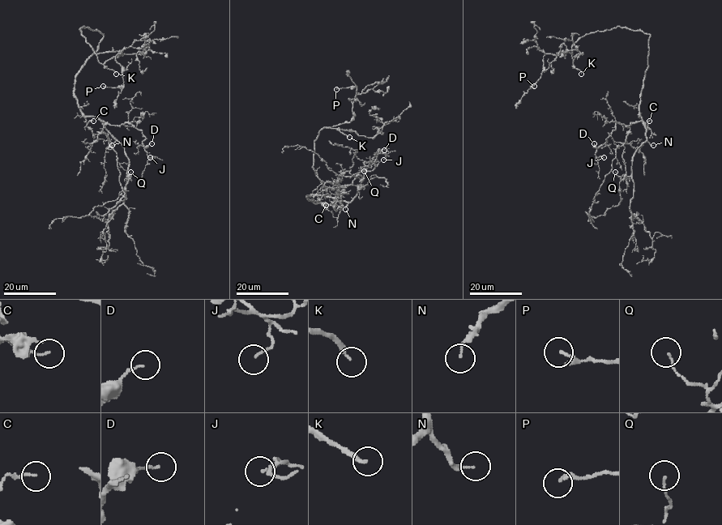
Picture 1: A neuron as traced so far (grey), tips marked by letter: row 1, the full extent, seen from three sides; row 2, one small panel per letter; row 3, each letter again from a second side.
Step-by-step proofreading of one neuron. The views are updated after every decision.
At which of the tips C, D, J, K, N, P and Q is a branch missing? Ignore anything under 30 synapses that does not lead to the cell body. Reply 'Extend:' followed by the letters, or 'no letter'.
Extend: K, N

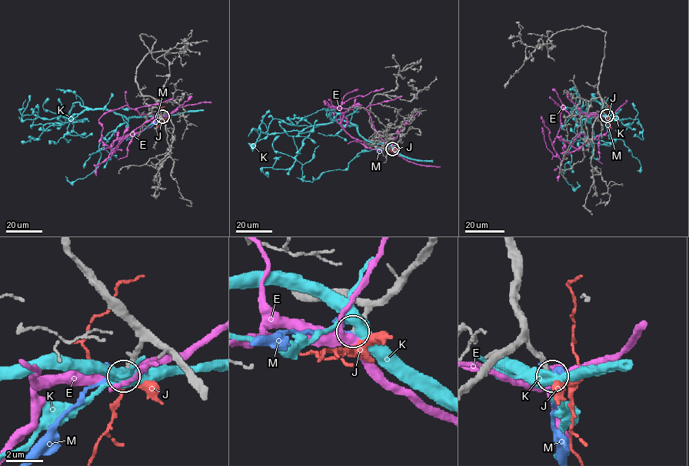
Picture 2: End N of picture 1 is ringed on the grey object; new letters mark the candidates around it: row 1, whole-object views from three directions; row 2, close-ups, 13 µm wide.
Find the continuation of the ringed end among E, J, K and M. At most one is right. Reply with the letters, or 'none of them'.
none of them

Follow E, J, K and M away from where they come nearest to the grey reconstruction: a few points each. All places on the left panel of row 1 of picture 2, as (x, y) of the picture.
E: (162, 116), (154, 117), (138, 132), (116, 139), (112, 143), (108, 156), (135, 129), (154, 116)
J: (162, 115), (161, 121), (155, 126)
K: (163, 115), (125, 119), (112, 111), (87, 108), (74, 102), (64, 124), (32, 125), (38, 112), (37, 104)
M: (162, 115), (148, 128)

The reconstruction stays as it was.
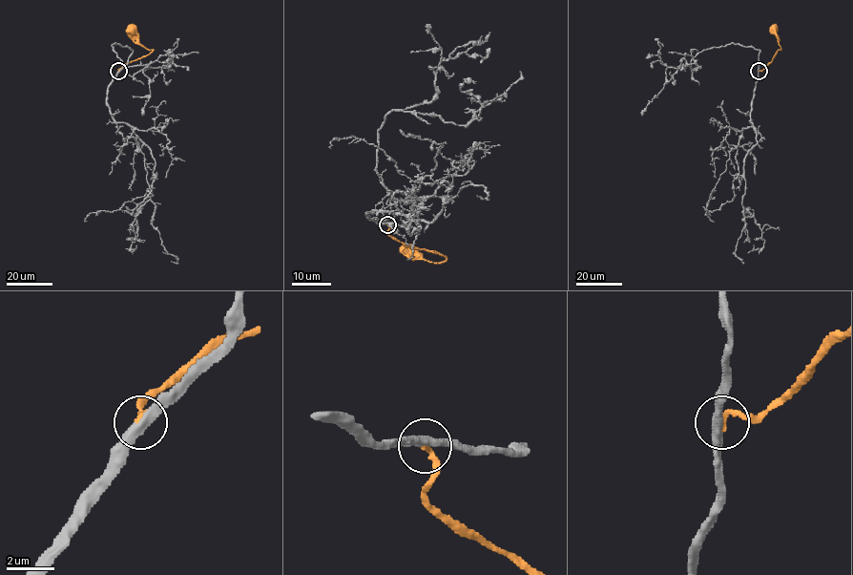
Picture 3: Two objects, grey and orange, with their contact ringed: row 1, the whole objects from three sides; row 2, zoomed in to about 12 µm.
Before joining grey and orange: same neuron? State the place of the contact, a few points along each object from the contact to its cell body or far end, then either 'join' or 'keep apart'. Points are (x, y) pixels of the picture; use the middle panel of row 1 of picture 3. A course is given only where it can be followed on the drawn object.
place (387, 224); course grey (387, 224), (367, 213), (431, 222), (450, 185), (413, 181), (354, 137), (334, 138), (331, 148); course orange (387, 224), (387, 233), (403, 244), (434, 250), (446, 260), (429, 263), (413, 259), (405, 253), (407, 251); join

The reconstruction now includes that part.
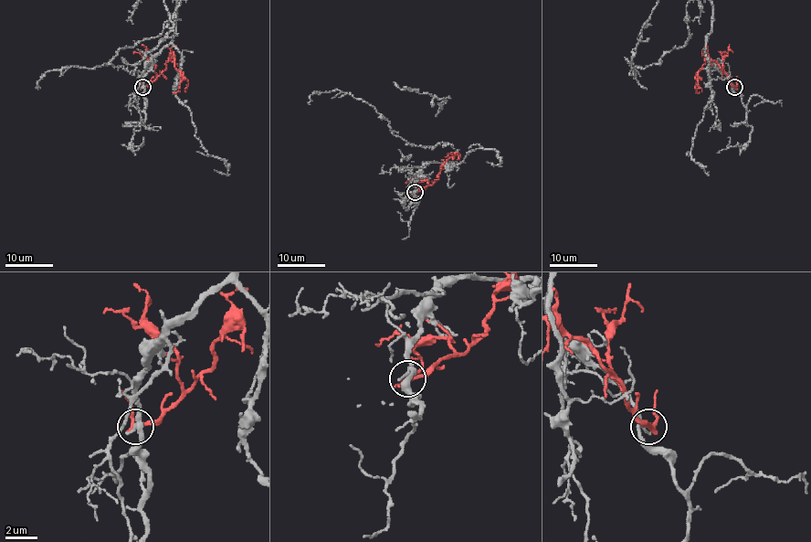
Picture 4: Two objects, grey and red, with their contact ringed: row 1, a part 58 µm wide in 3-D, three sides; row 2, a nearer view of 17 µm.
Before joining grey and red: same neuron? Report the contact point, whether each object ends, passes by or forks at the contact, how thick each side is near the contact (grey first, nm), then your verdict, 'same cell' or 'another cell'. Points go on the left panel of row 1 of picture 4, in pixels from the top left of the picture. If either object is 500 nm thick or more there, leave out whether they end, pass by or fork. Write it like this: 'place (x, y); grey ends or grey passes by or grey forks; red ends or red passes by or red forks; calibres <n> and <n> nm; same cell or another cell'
place (142, 87); grey passes by; red passes by; calibres 260 and 240 nm; another cell

